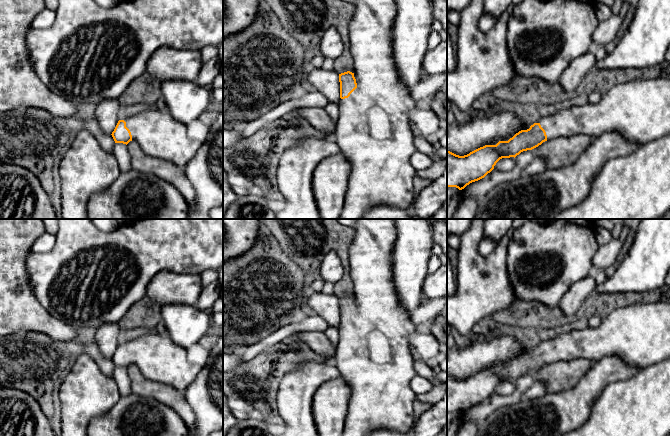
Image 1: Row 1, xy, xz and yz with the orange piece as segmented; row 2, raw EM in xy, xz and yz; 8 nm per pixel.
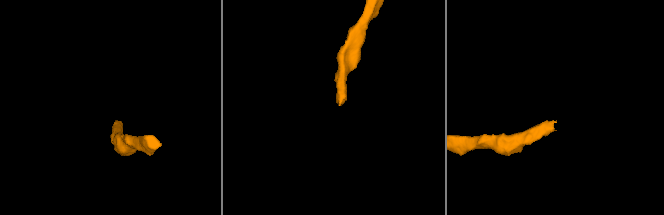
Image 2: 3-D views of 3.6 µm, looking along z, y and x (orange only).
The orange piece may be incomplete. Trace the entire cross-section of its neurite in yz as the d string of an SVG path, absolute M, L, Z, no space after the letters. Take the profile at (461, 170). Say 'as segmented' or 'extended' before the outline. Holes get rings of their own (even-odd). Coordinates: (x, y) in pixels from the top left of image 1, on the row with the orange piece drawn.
extended | M670 77L635 80L612 87L596 104L586 103L562 109L550 116L540 117L535 123L522 123L513 112L492 113L459 124L447 125L447 187L464 189L472 182L484 178L502 158L514 159L523 151L532 150L547 140L574 135L597 138L606 132L619 132L627 140L645 144L670 134Z

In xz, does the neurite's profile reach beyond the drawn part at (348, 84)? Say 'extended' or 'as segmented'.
extended

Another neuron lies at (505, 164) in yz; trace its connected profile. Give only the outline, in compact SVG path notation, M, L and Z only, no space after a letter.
M502 158L496 163L493 170L500 172L510 172L513 170L514 167L515 167L514 159Z

